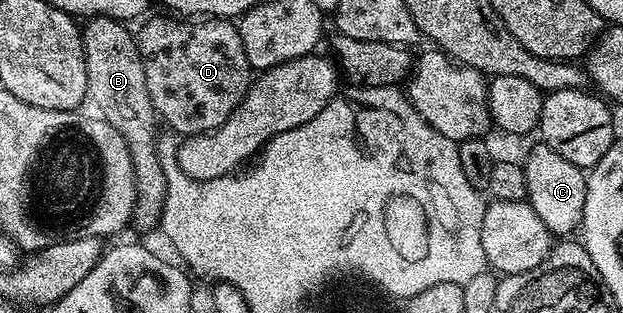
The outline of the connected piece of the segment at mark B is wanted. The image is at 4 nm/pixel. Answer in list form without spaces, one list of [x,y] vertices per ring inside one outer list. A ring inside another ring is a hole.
[[[92,17],[82,26],[87,97],[99,105],[98,116],[109,122],[125,139],[135,168],[135,206],[131,220],[134,228],[147,233],[158,226],[165,207],[165,171],[161,153],[155,150],[157,114],[149,99],[145,67],[139,54],[136,34],[126,24],[112,17]]]

